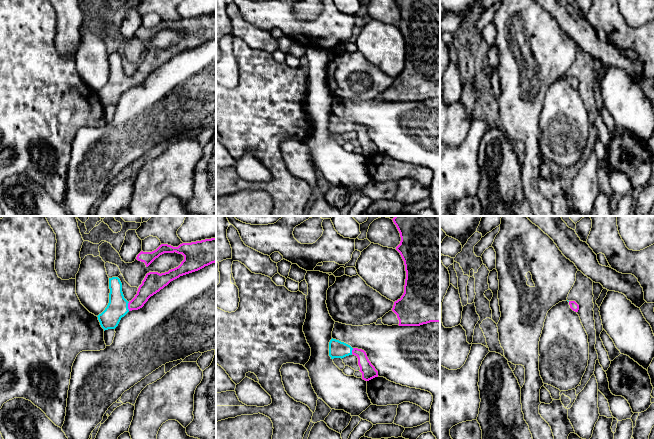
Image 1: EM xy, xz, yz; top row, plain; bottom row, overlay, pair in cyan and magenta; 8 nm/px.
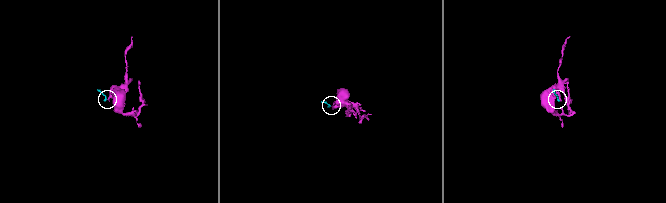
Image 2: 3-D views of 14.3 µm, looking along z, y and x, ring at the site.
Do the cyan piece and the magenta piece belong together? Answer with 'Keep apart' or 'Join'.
Join

